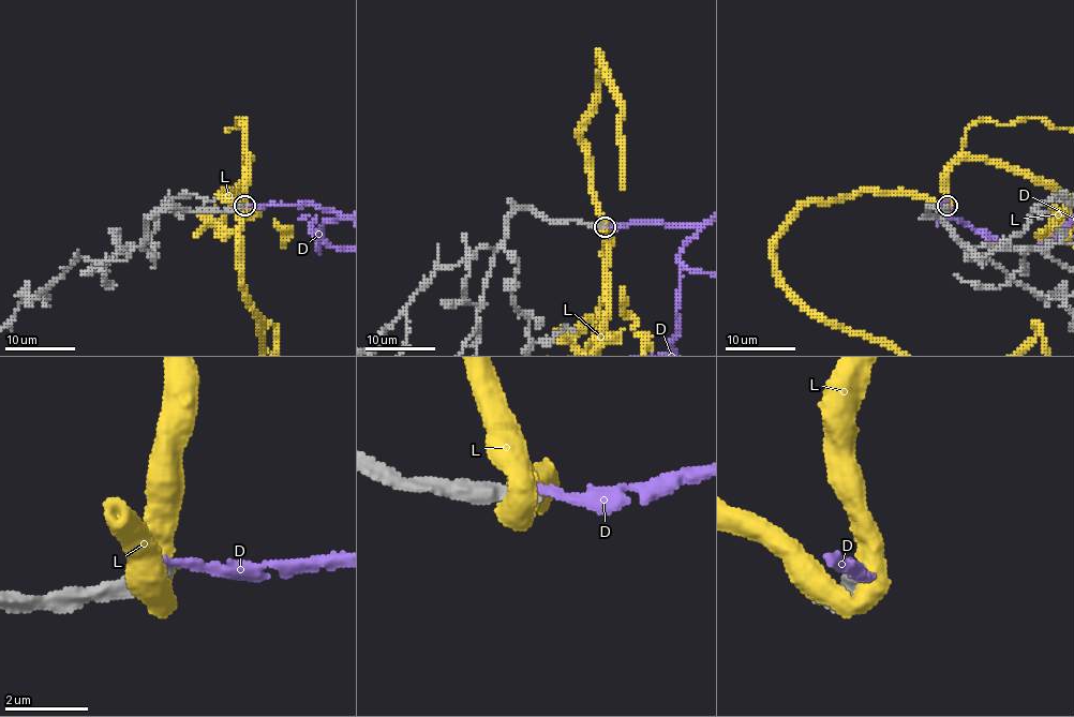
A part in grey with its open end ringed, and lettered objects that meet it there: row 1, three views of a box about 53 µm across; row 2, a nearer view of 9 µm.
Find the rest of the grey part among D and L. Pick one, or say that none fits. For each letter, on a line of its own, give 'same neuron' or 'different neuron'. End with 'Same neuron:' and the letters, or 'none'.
D: different neuron
L: different neuron
Same neuron: none

